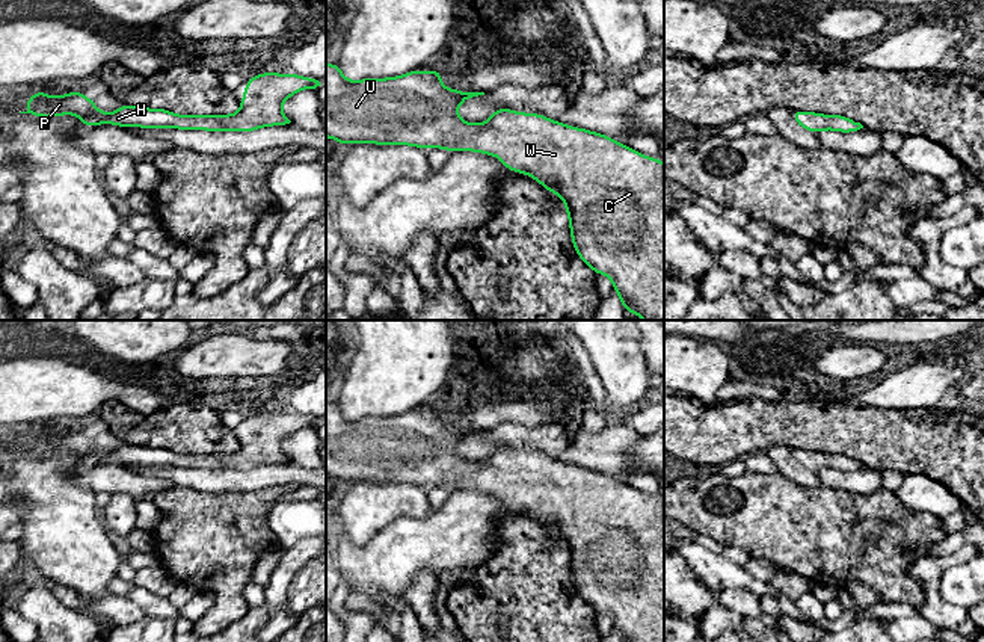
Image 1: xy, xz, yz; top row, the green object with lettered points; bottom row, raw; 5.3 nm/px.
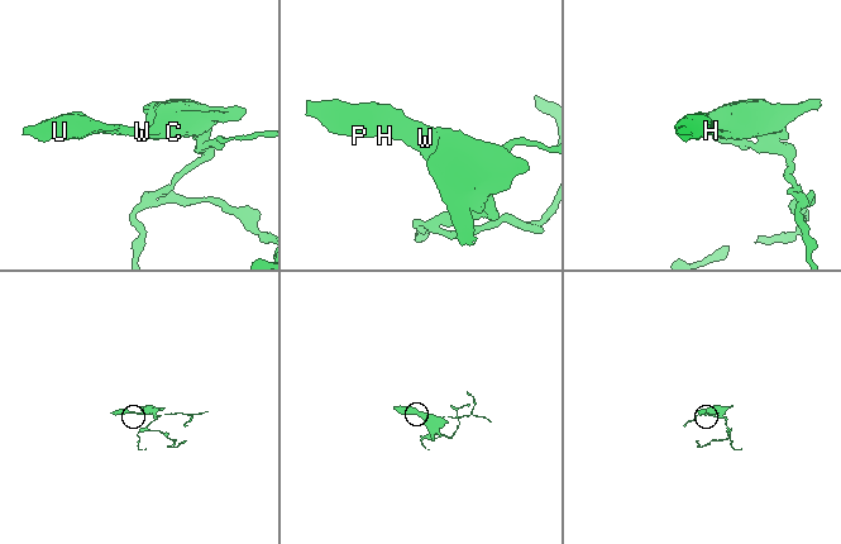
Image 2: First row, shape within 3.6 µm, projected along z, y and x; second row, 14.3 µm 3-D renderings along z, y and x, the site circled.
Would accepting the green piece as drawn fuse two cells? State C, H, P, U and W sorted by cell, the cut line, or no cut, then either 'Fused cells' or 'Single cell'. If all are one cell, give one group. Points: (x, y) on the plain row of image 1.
Groups: C H P U W. No split. Single cell

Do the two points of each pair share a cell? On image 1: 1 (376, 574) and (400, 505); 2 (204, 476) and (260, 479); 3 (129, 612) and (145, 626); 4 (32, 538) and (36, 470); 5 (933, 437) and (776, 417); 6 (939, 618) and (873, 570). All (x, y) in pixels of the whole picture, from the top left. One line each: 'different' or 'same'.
1: different
2: same
3: different
4: same
5: same
6: different

